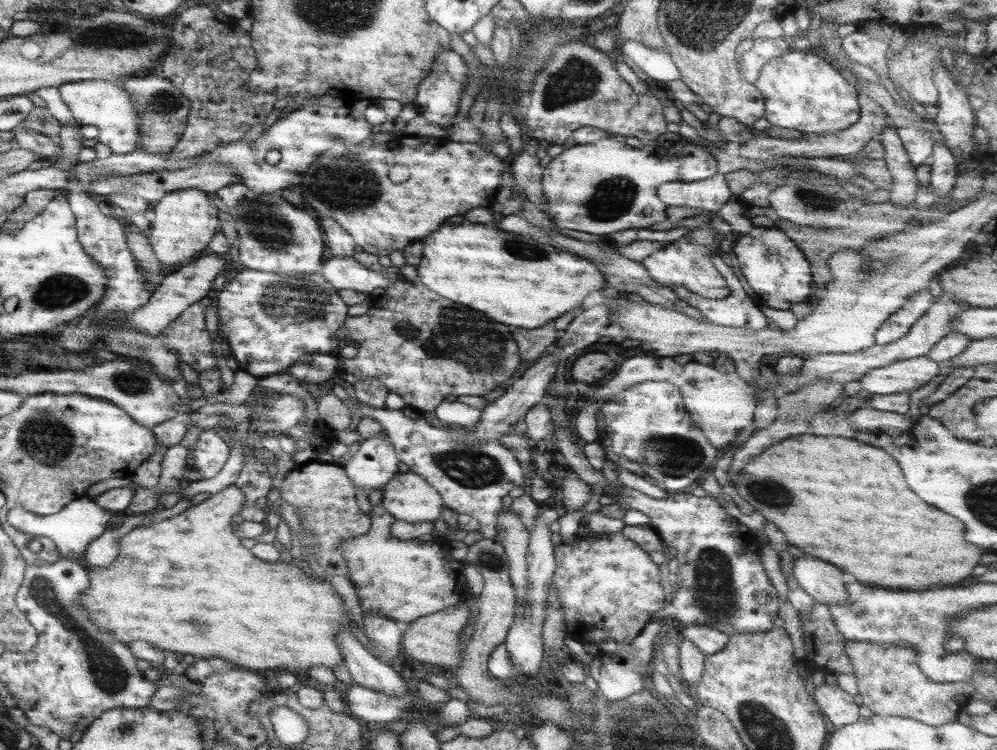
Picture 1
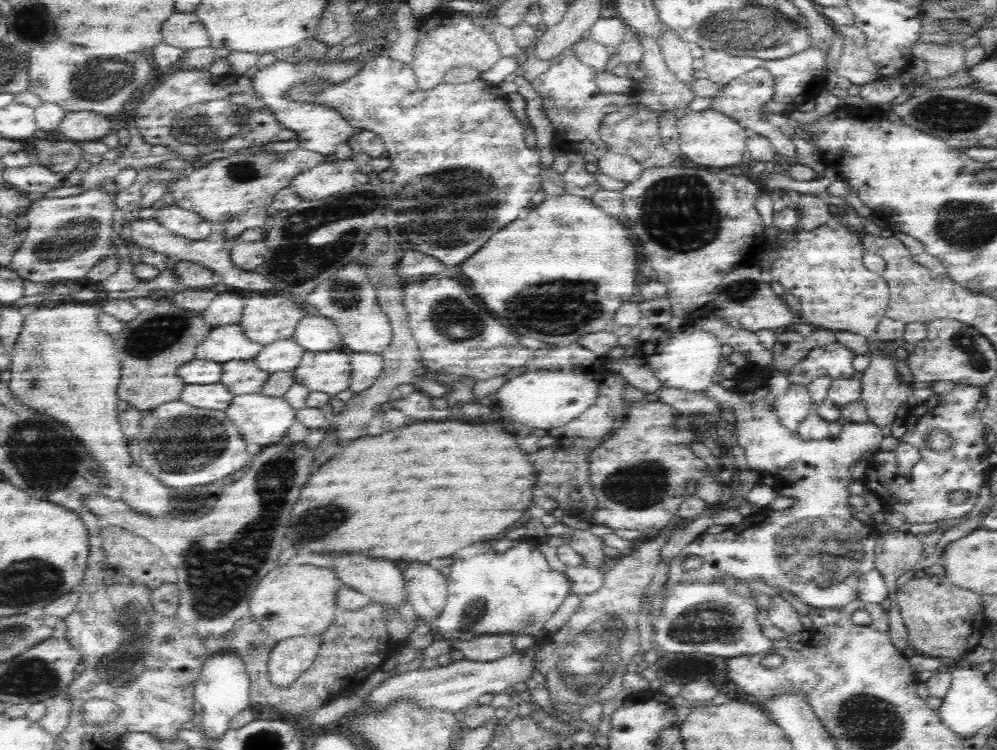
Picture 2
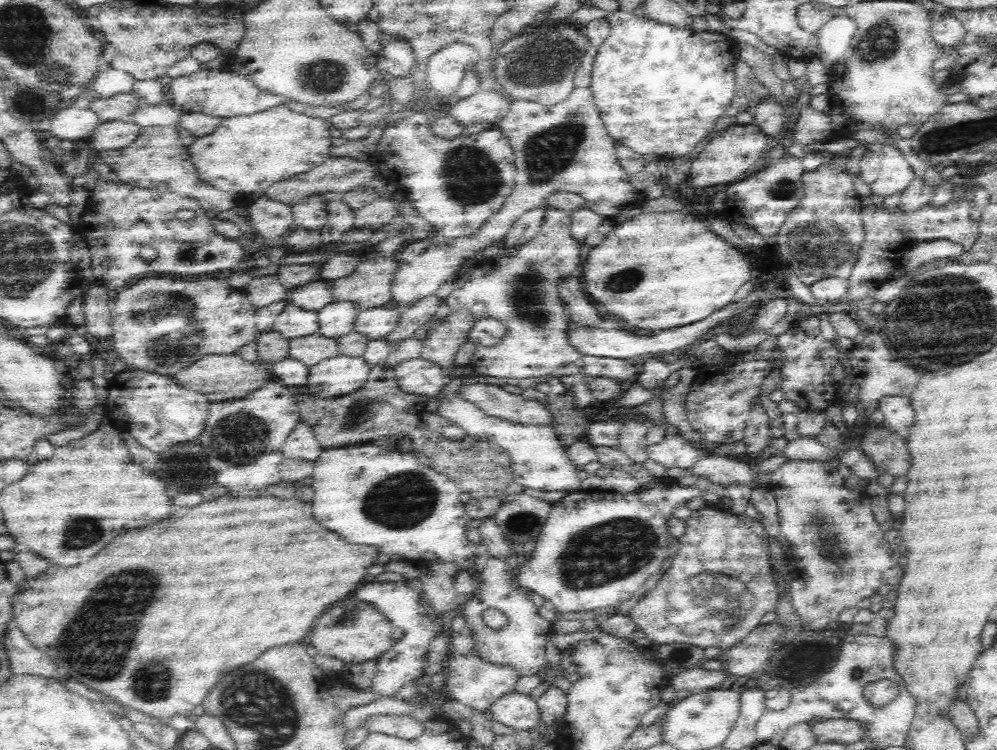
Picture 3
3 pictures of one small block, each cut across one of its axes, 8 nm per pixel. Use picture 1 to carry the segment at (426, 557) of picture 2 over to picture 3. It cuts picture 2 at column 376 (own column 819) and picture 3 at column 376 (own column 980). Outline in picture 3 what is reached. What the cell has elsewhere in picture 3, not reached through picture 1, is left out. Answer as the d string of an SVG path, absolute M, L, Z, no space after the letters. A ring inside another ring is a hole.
M222 496L218 500L202 502L192 508L178 508L174 516L170 516L170 520L164 520L162 524L152 524L148 528L124 532L106 548L102 548L102 552L98 552L94 560L88 560L86 564L76 564L72 568L52 564L40 576L32 580L26 578L19 586L12 602L12 622L36 649L52 656L56 668L62 670L64 676L76 678L78 682L98 692L104 692L112 700L120 702L120 705L135 708L138 712L156 719L159 728L166 724L170 725L175 716L194 718L192 710L204 702L206 694L210 694L210 690L218 684L218 680L222 680L224 674L254 662L262 652L270 648L302 642L322 612L326 612L334 602L338 602L342 596L358 588L358 584L362 582L360 578L364 578L364 570L372 566L376 556L376 548L348 544L334 532L324 530L314 520L310 502L300 502L296 498L276 500L272 496L264 496L258 500L236 500L232 496Z

